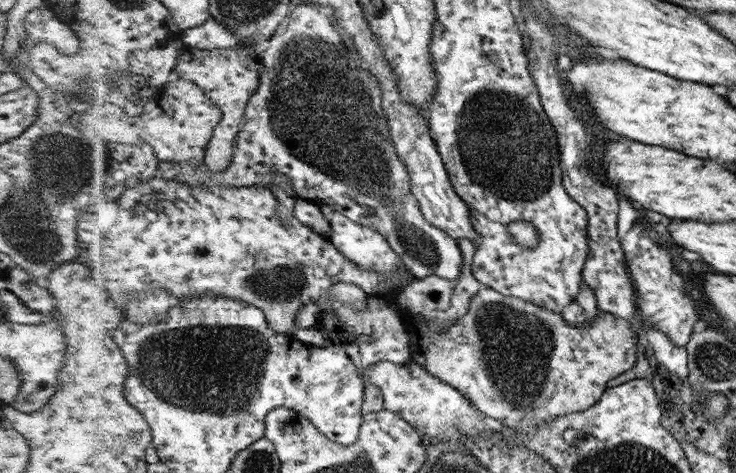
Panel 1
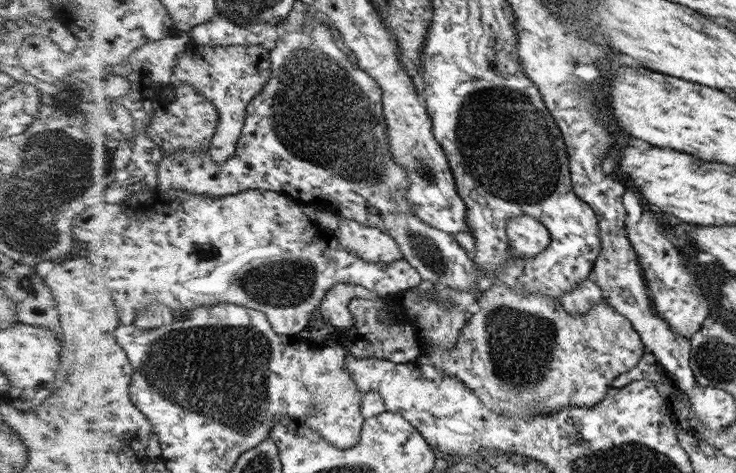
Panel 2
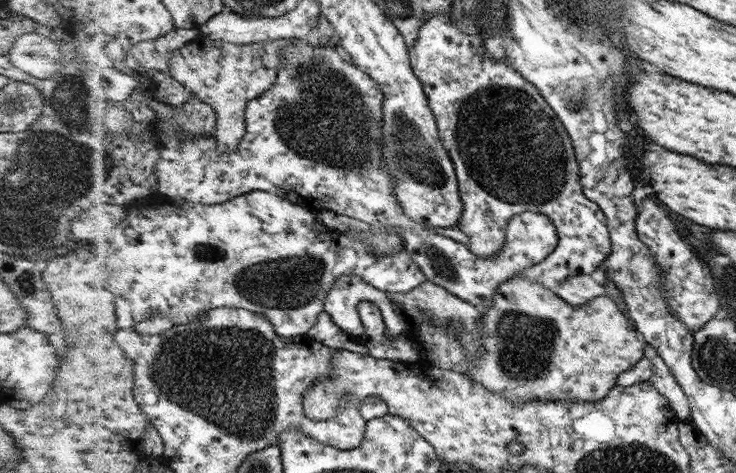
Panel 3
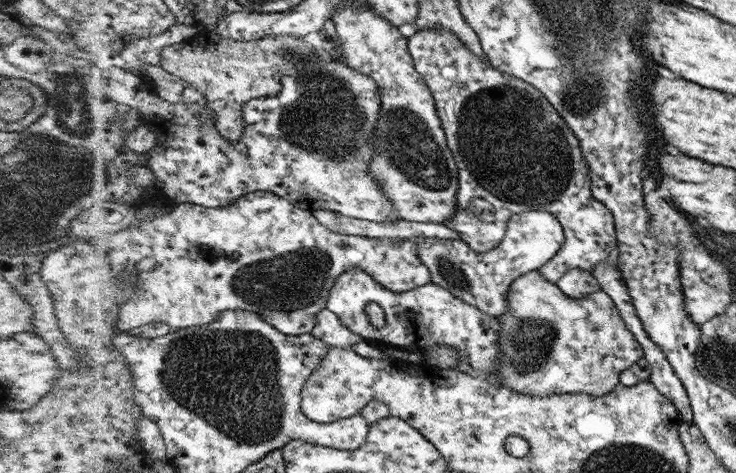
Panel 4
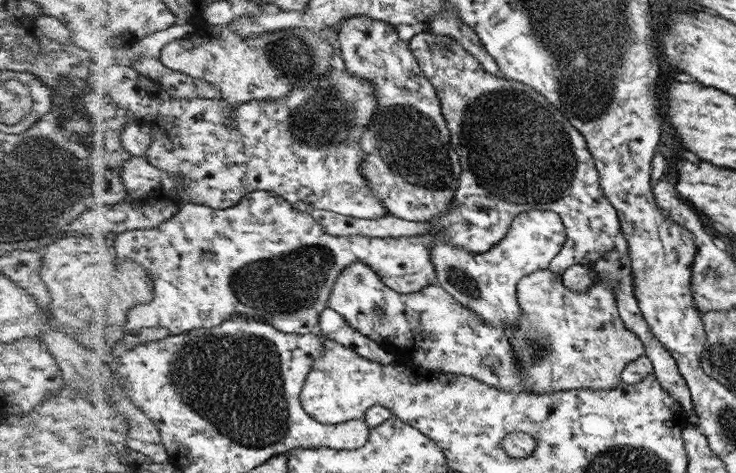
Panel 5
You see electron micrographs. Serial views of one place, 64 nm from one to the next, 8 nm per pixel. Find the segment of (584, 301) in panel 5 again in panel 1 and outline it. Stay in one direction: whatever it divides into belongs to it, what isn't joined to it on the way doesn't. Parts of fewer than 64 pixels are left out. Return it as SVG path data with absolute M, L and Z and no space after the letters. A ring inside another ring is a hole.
M493 288L480 289L472 298L468 310L463 317L457 318L453 325L447 326L441 335L437 335L433 329L429 327L424 320L420 320L418 316L413 313L406 312L405 323L409 325L410 337L413 342L410 343L411 355L410 361L420 366L425 366L425 369L432 375L436 376L438 380L444 380L448 384L452 384L454 388L460 389L469 400L473 401L478 409L485 413L485 416L495 422L505 424L510 428L517 428L518 432L535 434L537 428L541 424L553 422L559 416L570 414L571 412L582 412L592 407L594 403L609 388L610 382L615 380L618 375L623 372L630 371L637 364L639 337L636 335L634 329L630 327L630 322L622 317L614 316L609 312L597 309L597 317L585 322L580 328L577 325L570 325L565 317L560 312L552 312L549 308L542 308L541 305L534 304L533 301L522 300L517 296L510 296L509 294L498 292Z

